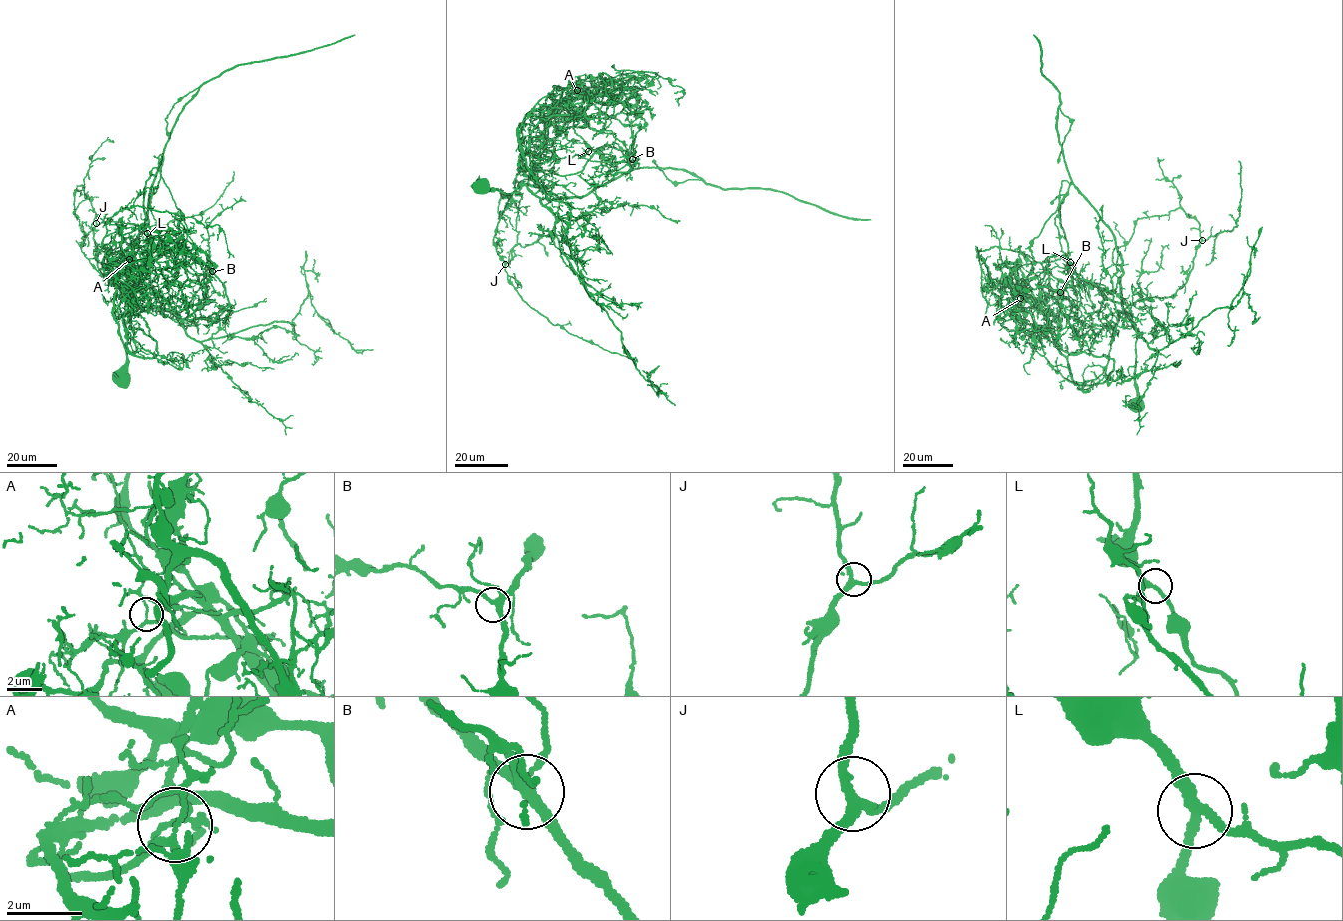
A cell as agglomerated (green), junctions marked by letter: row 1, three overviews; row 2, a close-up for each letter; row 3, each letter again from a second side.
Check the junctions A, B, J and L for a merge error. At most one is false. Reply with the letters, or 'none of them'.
A

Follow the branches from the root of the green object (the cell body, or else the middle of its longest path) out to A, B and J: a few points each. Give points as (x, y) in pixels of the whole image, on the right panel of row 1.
A: (1139, 406), (1135, 385), (1137, 335), (1123, 306), (1087, 281), (1082, 286), (1063, 288), (1051, 304), (1020, 298)
B: (1139, 406), (1137, 335), (1123, 306), (1104, 299), (1101, 289), (1069, 267), (1071, 279), (1060, 292)
J: (1139, 406), (1135, 385), (1137, 335), (1124, 310), (1139, 299), (1167, 297), (1175, 293), (1186, 282), (1202, 240)

